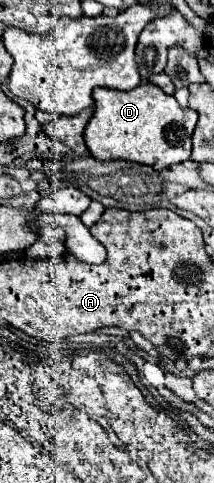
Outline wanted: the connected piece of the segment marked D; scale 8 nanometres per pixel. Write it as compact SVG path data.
M143 82L129 92L107 88L93 90L95 110L85 128L85 144L97 160L131 160L155 170L185 162L191 156L191 134L197 124L197 112L181 108L177 100L161 88Z

